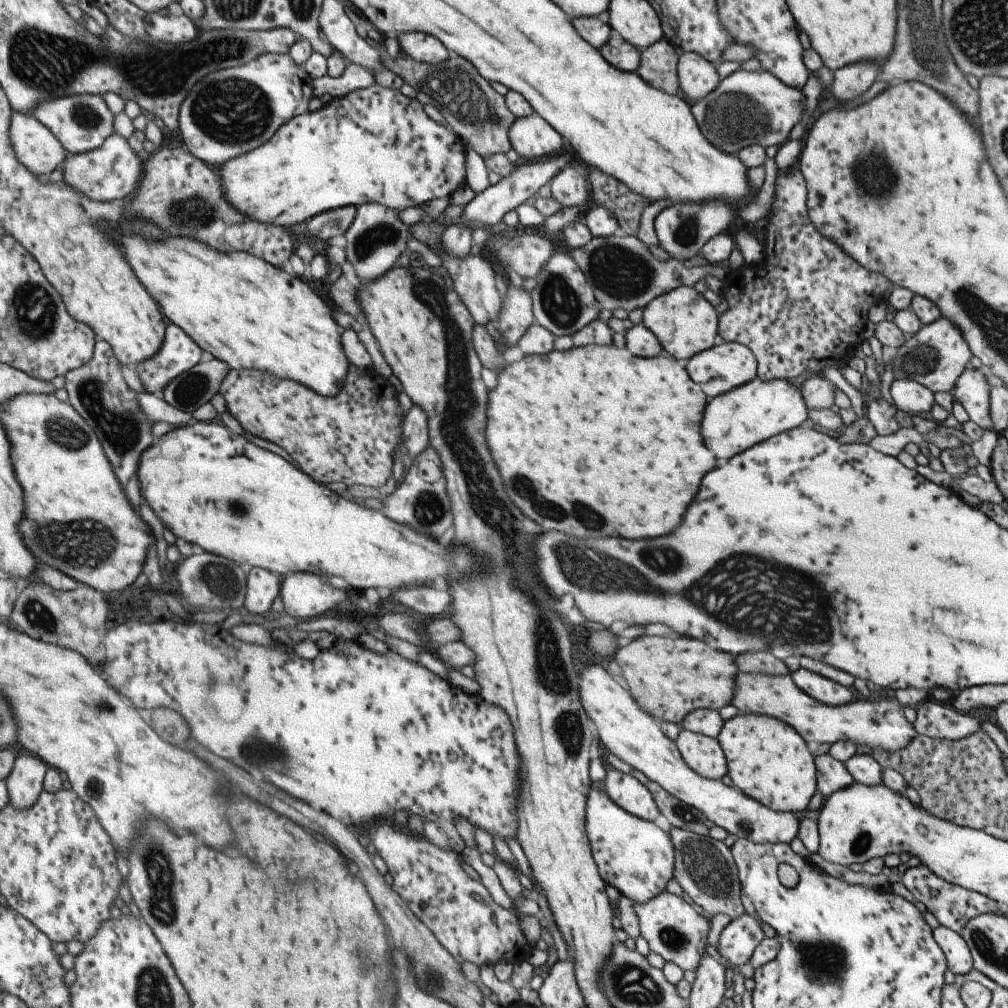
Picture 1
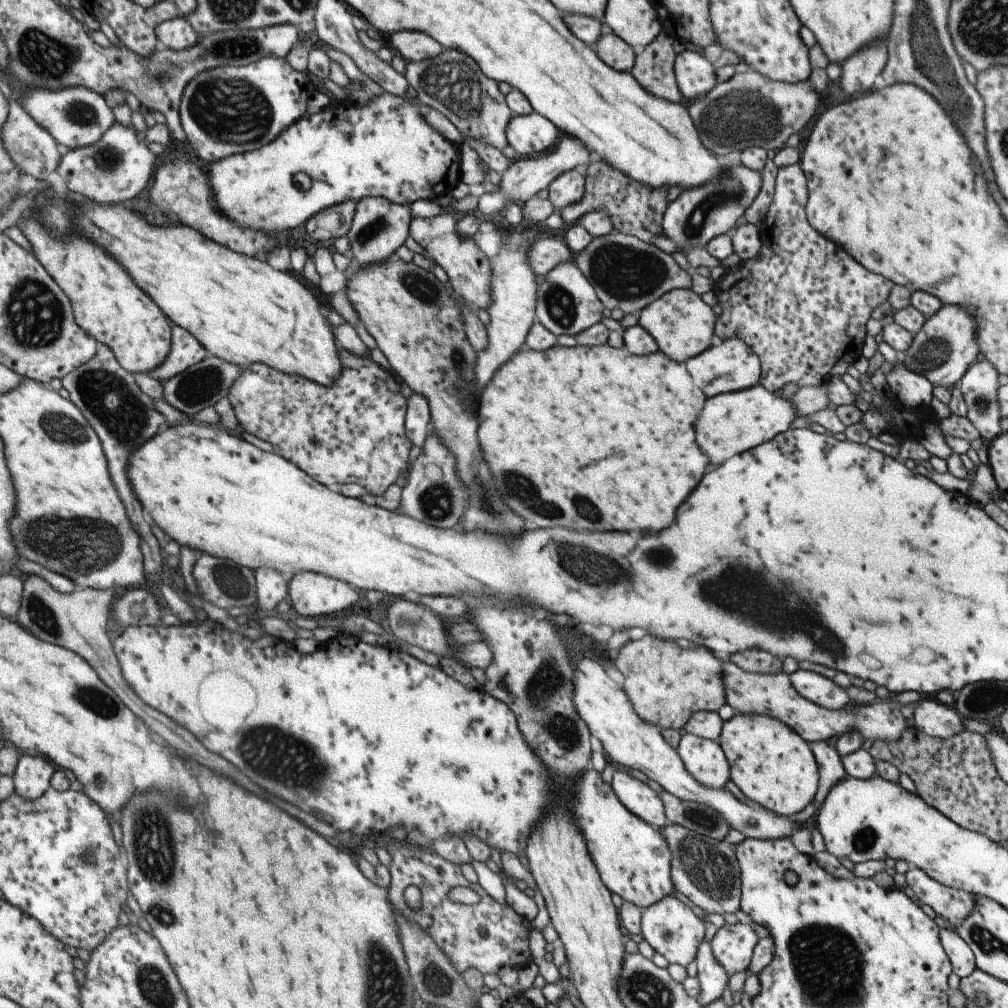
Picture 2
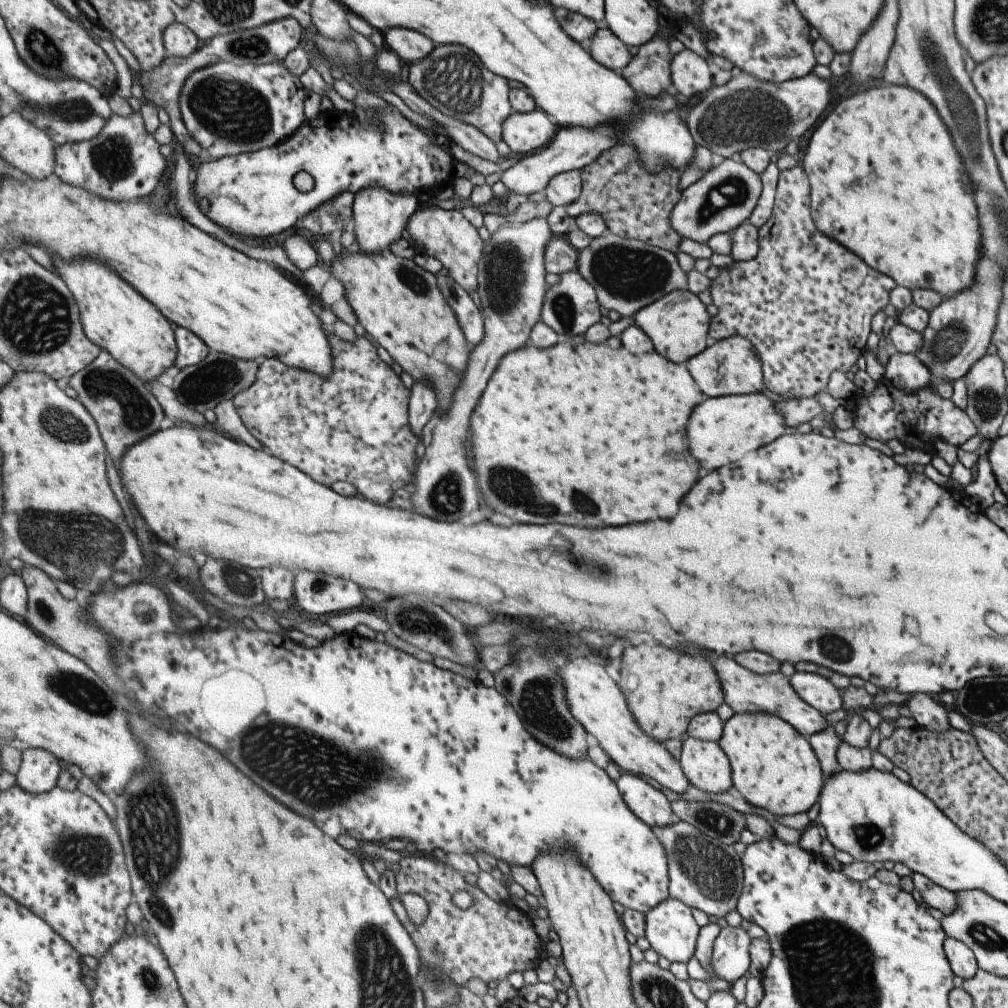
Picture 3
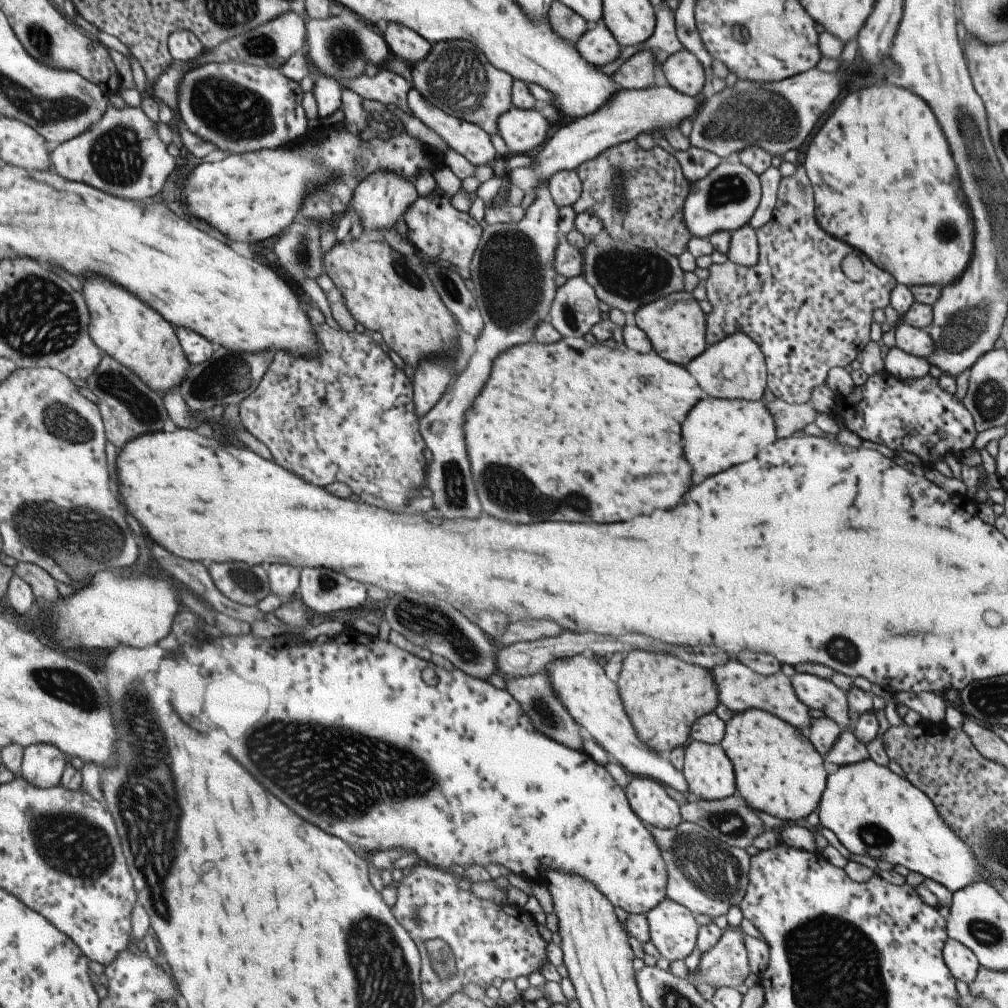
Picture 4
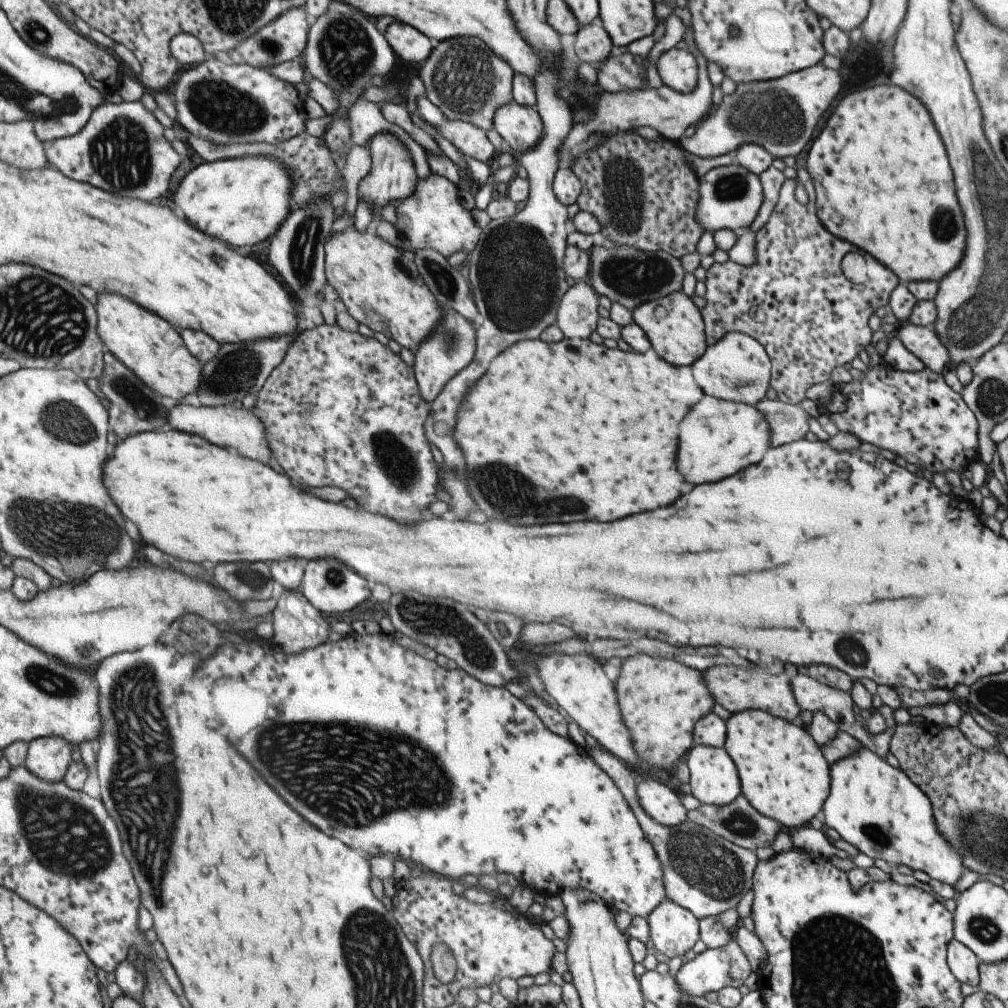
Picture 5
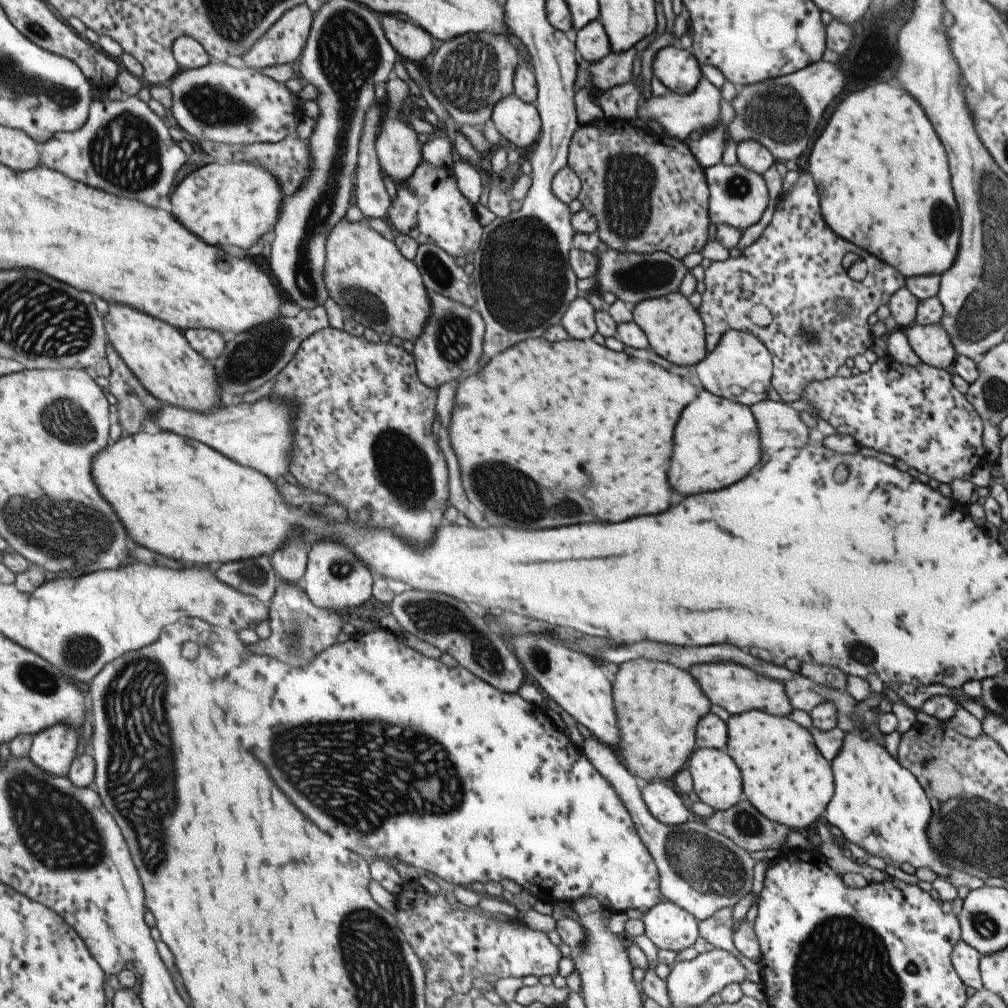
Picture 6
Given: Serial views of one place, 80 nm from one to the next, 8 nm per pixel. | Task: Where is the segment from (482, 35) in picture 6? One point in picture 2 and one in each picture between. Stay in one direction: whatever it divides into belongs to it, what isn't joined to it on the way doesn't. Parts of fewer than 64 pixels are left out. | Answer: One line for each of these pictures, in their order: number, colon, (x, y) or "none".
2: (452, 84)
3: (451, 79)
4: (479, 95)
5: (463, 91)

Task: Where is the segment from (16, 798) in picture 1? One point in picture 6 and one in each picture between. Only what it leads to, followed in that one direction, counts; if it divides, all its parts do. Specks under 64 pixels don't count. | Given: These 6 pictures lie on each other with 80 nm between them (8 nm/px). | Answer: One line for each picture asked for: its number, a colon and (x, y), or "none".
2: (31, 777)
3: (38, 771)
4: (42, 764)
5: (47, 757)
6: (52, 750)

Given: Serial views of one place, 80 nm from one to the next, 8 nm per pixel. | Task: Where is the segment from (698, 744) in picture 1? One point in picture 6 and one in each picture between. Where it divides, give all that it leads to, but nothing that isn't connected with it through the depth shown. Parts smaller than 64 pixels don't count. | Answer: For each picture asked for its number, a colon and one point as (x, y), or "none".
2: (703, 759)
3: (705, 766)
4: (708, 773)
5: (713, 780)
6: (716, 780)

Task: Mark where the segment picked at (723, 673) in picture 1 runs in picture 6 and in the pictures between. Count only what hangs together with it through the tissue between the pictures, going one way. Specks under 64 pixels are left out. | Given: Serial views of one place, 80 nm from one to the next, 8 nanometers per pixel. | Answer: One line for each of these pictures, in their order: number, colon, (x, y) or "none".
2: (665, 685)
3: (662, 692)
4: (661, 695)
5: (659, 700)
6: (657, 706)

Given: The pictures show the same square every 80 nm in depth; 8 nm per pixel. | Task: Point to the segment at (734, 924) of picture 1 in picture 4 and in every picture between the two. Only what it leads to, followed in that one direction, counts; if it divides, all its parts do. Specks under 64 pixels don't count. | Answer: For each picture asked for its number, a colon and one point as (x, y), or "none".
2: (731, 945)
3: (729, 961)
4: (726, 965)

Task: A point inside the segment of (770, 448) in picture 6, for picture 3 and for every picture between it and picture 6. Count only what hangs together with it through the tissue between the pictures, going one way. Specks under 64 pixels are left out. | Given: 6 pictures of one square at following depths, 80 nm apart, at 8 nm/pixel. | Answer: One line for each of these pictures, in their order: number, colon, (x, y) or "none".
3: (795, 411)
4: (787, 418)
5: (786, 423)

